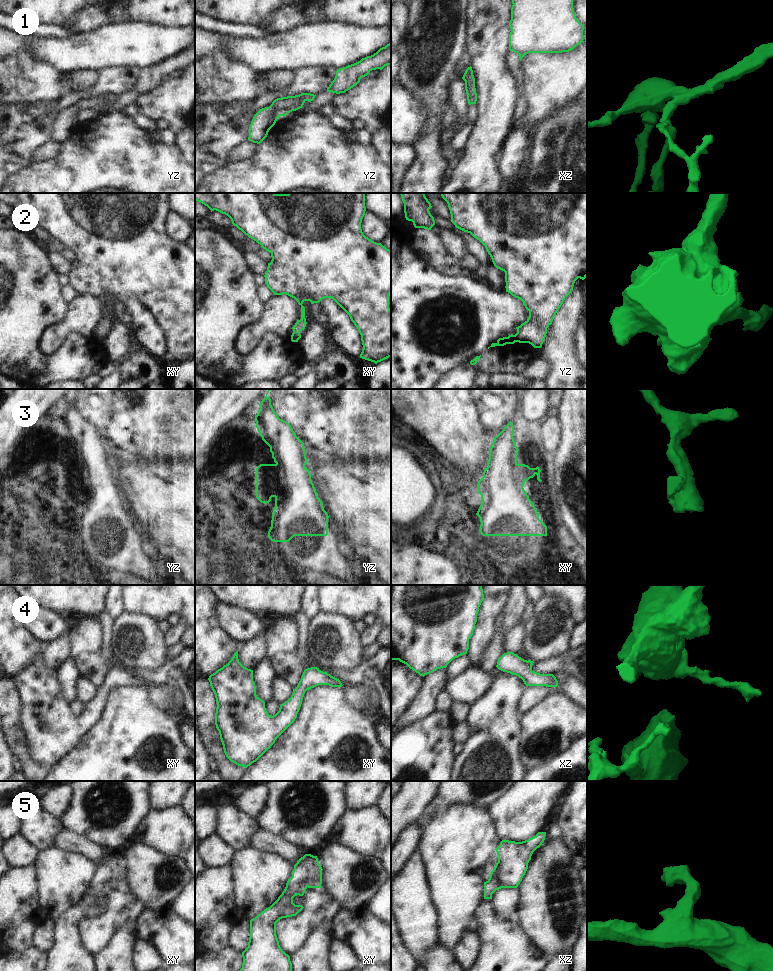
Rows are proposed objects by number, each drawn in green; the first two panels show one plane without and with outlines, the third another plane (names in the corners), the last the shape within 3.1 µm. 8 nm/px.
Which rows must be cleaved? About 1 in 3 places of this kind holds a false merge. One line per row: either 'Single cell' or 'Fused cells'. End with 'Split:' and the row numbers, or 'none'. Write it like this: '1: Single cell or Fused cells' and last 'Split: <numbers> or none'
1: Single cell
2: Fused cells
3: Single cell
4: Single cell
5: Single cell
Split: 2

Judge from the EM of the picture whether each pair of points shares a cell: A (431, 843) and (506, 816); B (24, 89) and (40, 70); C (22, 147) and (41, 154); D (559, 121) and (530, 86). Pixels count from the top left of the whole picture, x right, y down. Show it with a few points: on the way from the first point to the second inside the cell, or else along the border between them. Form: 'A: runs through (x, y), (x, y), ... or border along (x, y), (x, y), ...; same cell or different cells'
A: border along (486, 810), (495, 826); different cells
B: runs through (28, 84), (37, 75); same cell
C: border along (51, 139), (36, 150), (32, 160); different cells
D: border along (572, 101), (557, 108), (534, 126); different cells

